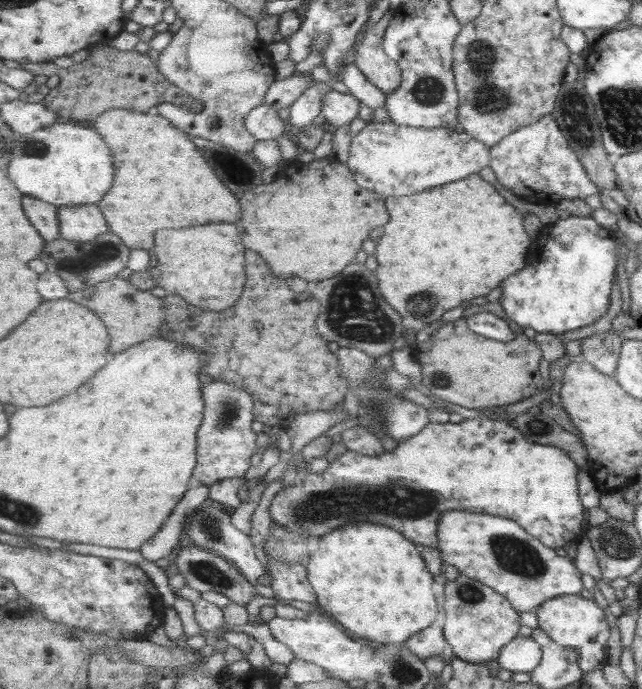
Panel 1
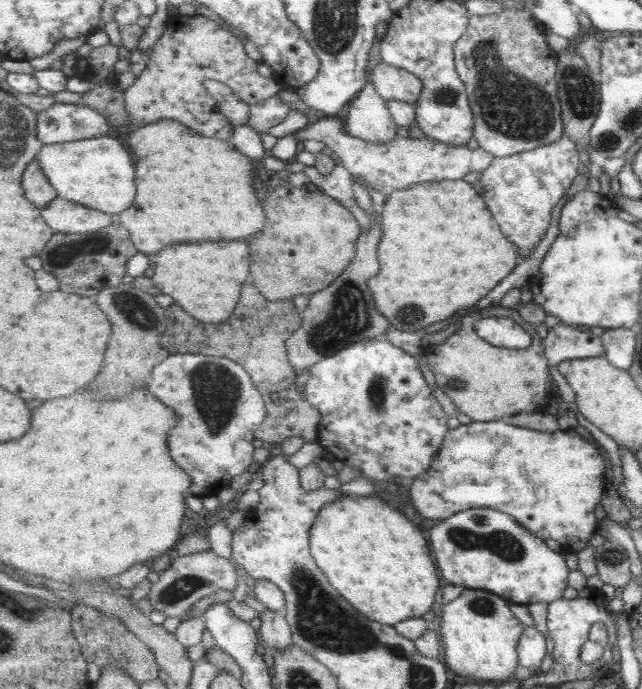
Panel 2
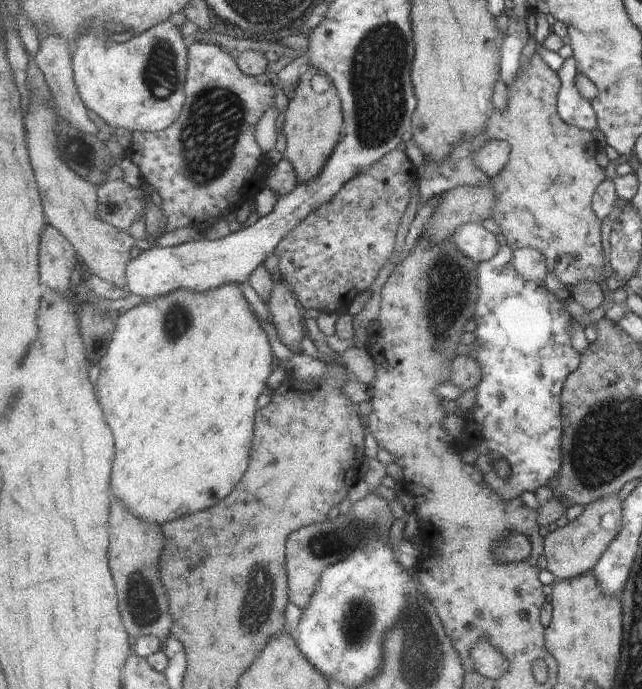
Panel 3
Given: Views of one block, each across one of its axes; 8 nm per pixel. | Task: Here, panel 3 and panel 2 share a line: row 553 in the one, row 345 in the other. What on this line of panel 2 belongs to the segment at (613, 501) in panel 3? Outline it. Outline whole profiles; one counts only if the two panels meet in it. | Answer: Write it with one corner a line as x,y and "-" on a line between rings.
558,324
551,327
544,338
549,368
558,368
563,360
605,357
605,345
601,335
595,336
591,331
582,332
573,325

